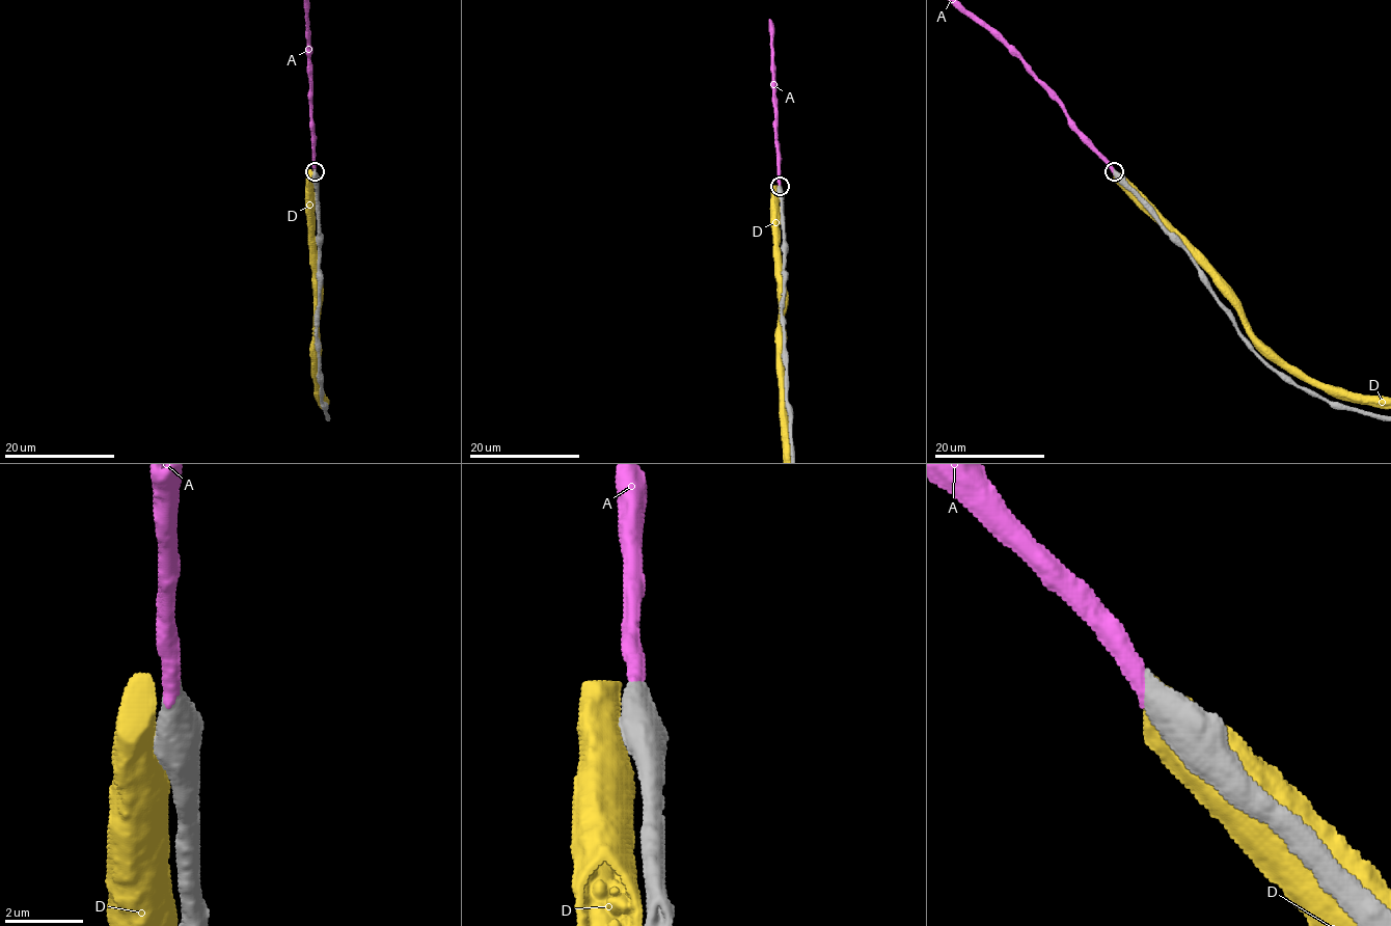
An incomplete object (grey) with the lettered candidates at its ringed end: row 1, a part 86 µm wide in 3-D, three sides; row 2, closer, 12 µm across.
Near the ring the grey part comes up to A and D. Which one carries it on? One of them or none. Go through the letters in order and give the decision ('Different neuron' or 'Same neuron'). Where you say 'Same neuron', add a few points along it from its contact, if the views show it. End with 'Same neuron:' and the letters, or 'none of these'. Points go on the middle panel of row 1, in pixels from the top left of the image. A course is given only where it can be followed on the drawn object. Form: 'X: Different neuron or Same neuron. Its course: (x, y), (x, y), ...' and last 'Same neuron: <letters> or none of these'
A: Same neuron
D: Different neuron
Same neuron: A

